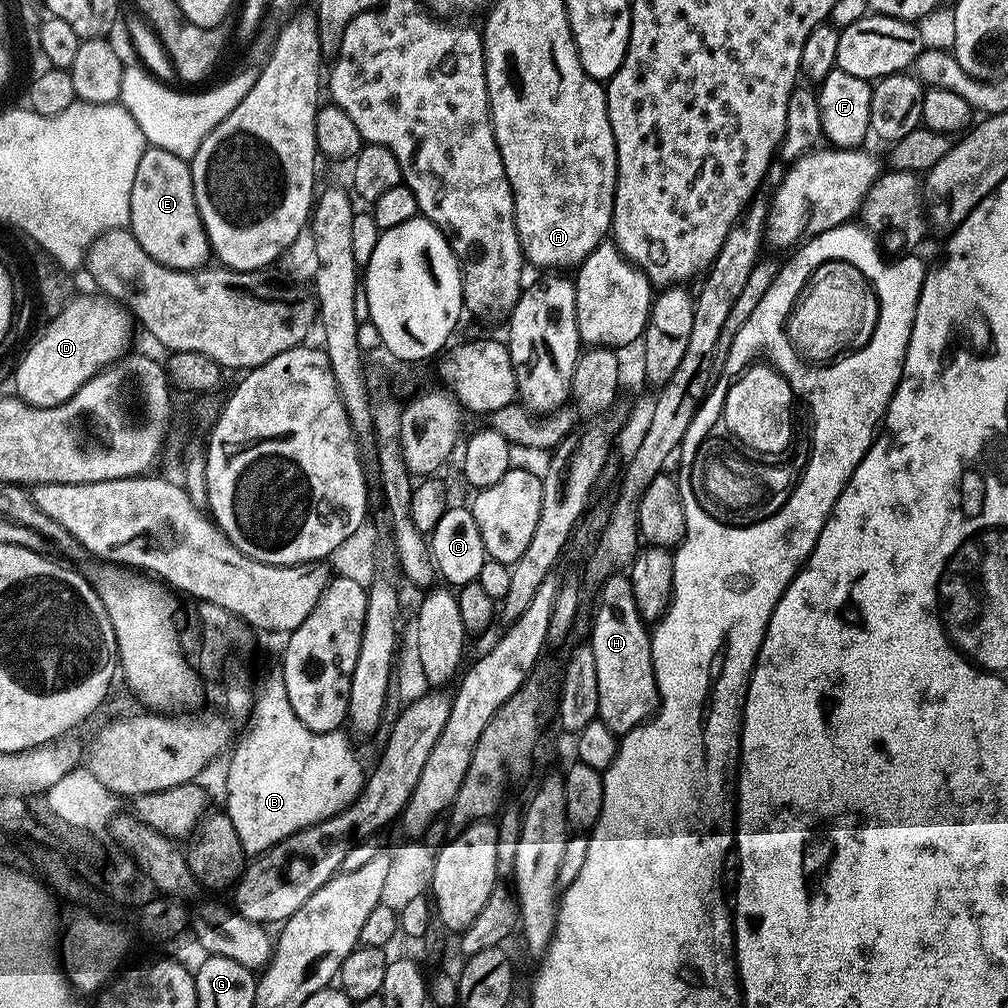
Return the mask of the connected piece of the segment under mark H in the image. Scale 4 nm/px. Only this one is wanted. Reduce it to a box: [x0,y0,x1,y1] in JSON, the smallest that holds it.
[590,574,658,738]

